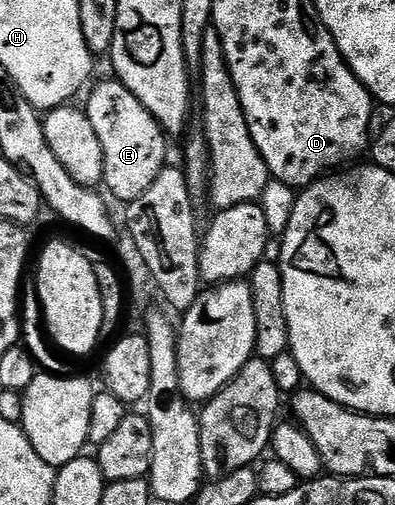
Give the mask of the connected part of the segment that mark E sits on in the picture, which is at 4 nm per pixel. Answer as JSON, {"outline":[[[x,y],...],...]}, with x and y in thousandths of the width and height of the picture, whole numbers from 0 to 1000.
{"outline":[[[278,160],[228,172],[233,178],[220,194],[215,224],[261,303],[258,366],[284,382],[286,394],[319,404],[334,400],[413,335],[425,319],[425,275],[357,198],[347,198],[347,190],[337,190],[311,162]]]}

